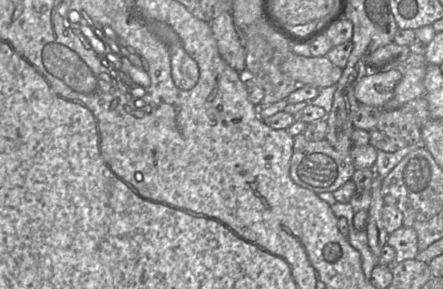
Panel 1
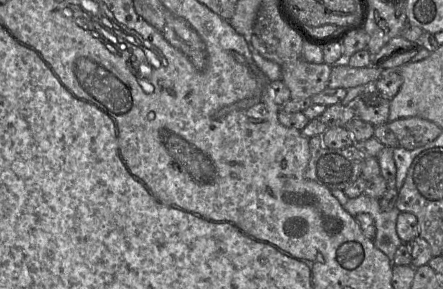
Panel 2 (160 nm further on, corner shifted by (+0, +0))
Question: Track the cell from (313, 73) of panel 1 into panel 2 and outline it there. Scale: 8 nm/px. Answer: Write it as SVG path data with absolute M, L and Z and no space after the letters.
M334 64L328 82L328 88L349 89L356 86L374 84L383 74L380 66L354 68L348 65Z

